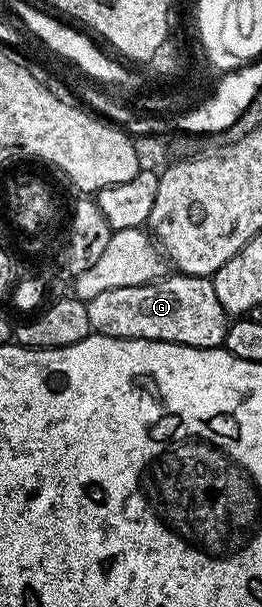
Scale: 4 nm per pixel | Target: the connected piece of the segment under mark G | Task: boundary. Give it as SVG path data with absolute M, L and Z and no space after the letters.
M180 272L170 273L156 282L99 292L99 296L85 302L85 307L89 329L94 334L174 342L200 350L218 349L225 341L230 323L223 304L219 304L219 296L215 296L212 277Z

